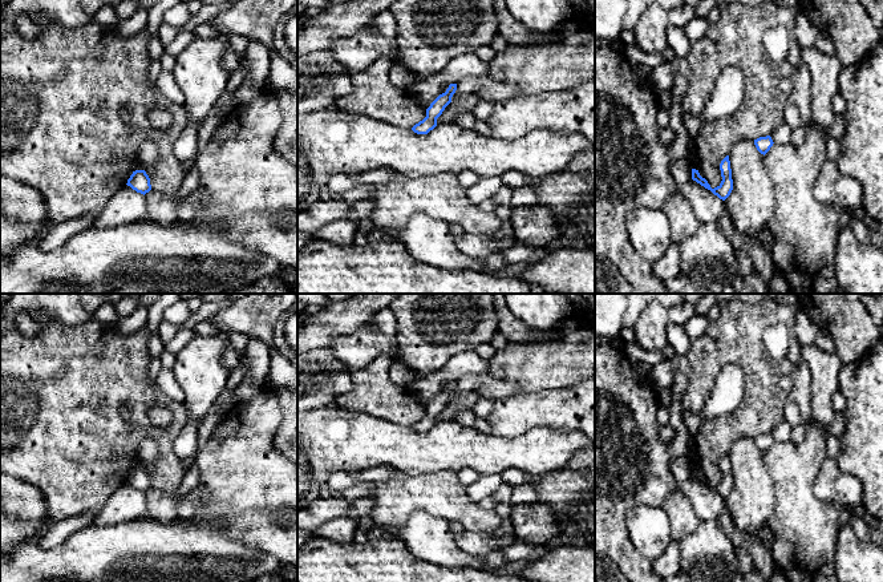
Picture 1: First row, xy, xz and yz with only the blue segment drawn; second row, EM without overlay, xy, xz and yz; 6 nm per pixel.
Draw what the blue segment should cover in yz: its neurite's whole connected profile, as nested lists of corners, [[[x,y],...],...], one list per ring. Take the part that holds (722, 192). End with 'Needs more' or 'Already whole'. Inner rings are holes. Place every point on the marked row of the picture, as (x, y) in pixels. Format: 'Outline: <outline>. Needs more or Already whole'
Outline: [[[726,155],[721,163],[720,163],[720,170],[721,170],[721,177],[722,181],[721,183],[712,189],[710,185],[705,178],[702,178],[698,173],[698,170],[692,169],[692,179],[704,186],[705,189],[710,190],[714,195],[717,195],[720,199],[725,201],[732,190],[733,190],[733,179],[732,179],[732,169],[730,169],[730,161],[729,155]]]. Already whole

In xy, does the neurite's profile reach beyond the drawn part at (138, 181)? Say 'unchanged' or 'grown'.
unchanged

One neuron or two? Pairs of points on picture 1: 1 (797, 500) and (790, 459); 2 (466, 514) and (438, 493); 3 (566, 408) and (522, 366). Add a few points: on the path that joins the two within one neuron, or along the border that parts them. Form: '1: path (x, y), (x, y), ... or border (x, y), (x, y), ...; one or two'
1: path (793, 489), (793, 469); one
2: path (460, 508), (445, 498); one
3: border (576, 384), (568, 388), (542, 388), (518, 393); two

